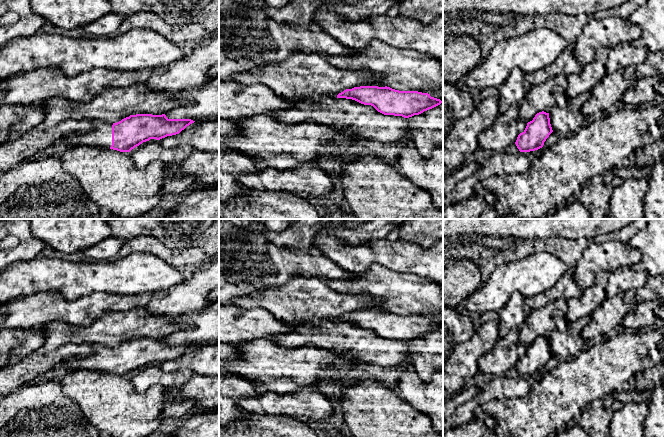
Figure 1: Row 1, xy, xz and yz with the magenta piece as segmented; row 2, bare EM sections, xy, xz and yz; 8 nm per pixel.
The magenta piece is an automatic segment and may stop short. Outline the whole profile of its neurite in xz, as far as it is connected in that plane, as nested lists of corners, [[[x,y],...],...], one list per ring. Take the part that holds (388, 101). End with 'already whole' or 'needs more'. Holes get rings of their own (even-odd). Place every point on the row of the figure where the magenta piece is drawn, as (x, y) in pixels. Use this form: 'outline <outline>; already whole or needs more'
outline [[[387,86],[354,87],[339,93],[337,98],[352,99],[364,105],[371,105],[384,115],[404,118],[419,115],[442,103],[440,99],[431,97],[428,93],[399,91]]]; already whole

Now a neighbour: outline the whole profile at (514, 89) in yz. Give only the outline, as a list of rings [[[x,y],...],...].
[[[514,69],[507,80],[499,86],[499,114],[505,114],[514,104],[520,104],[528,93],[525,82],[525,73],[520,69]]]

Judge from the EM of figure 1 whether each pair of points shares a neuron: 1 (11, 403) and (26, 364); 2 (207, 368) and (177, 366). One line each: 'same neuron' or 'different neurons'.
1: different neurons
2: same neuron

